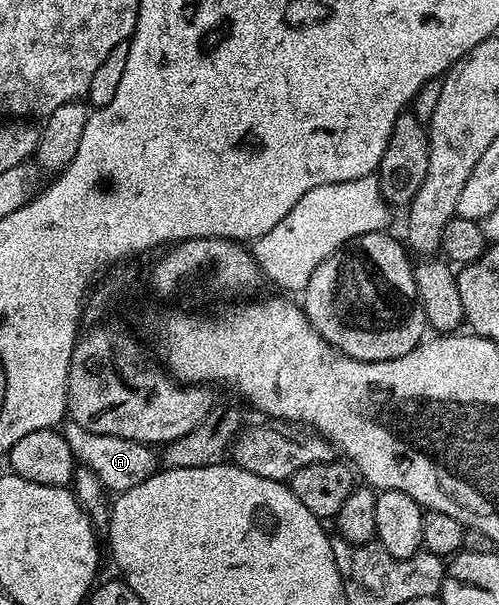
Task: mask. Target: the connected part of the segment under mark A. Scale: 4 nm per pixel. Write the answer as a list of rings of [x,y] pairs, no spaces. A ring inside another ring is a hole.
[[[67,421],[61,427],[60,433],[64,440],[68,440],[68,448],[72,448],[75,463],[88,467],[107,491],[121,492],[128,488],[136,488],[136,484],[144,484],[144,480],[151,478],[160,469],[159,451],[145,442],[124,440],[120,436],[104,436],[100,432],[88,432],[88,428],[80,428],[80,424],[71,421]]]

